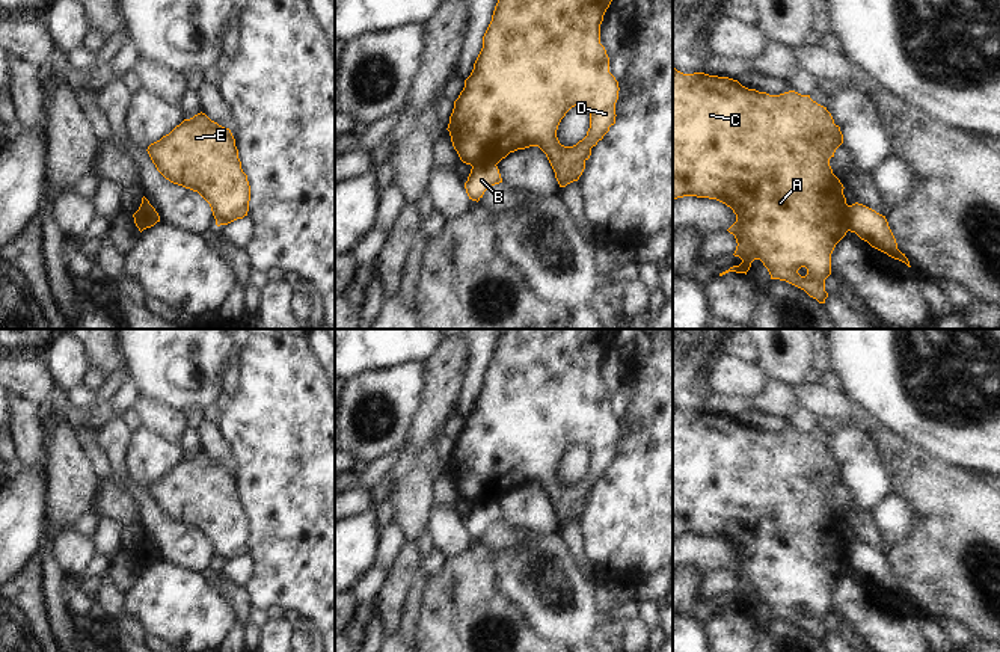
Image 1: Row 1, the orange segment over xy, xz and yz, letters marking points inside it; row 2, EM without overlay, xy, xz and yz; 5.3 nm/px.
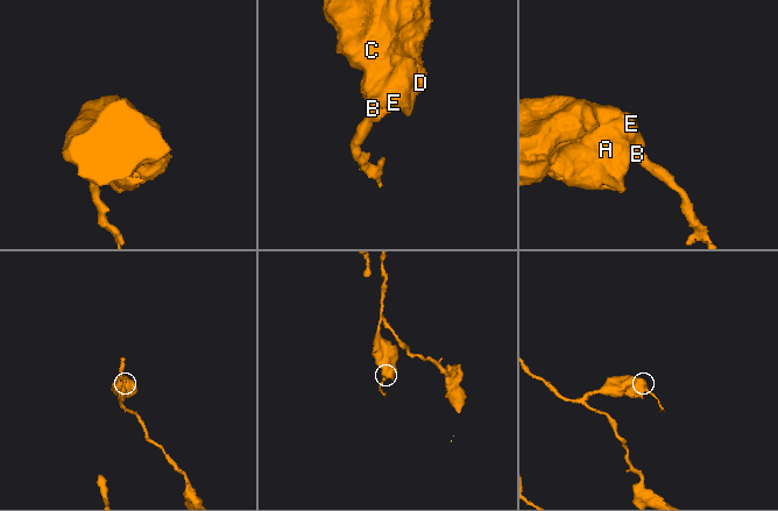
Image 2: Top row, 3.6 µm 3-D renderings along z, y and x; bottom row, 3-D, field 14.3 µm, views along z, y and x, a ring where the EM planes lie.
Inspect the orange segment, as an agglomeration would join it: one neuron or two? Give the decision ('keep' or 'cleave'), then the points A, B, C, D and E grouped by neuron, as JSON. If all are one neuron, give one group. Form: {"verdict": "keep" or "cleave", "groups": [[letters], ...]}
{"verdict": "cleave", "groups": [["A", "C", "D", "E"], ["B"]]}

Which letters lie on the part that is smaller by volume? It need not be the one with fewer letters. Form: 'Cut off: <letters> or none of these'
Cut off: B

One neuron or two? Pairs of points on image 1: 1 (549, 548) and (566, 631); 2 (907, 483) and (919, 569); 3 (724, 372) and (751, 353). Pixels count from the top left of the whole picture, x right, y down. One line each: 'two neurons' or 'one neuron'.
1: one neuron
2: one neuron
3: two neurons

